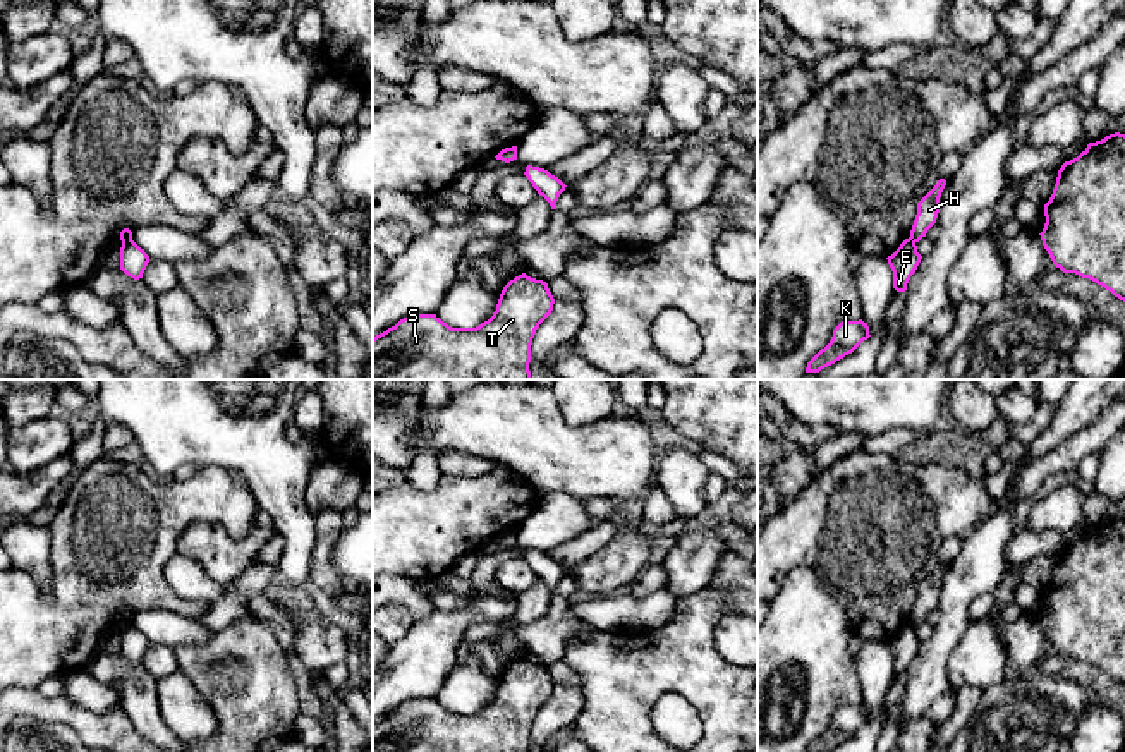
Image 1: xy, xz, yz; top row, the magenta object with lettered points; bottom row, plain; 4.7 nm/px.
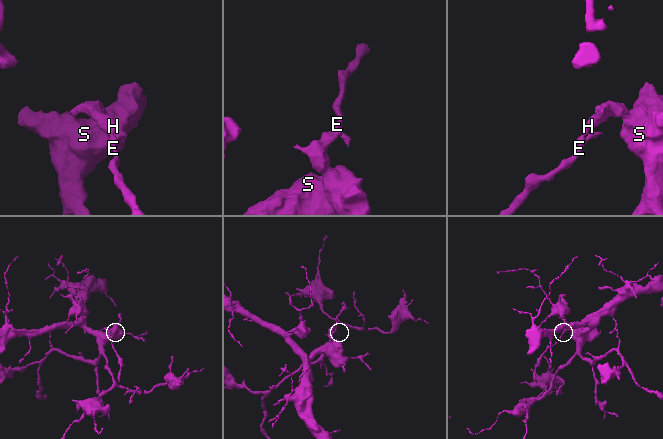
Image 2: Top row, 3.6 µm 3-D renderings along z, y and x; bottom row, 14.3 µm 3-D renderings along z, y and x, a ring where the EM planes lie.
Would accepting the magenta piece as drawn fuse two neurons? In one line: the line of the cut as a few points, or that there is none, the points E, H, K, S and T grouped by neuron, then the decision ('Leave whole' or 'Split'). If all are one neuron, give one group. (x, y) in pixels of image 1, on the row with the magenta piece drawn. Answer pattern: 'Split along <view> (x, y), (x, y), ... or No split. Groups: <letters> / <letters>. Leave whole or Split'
Split along yz (909, 237), (914, 242). Groups: E K / H S T. Split

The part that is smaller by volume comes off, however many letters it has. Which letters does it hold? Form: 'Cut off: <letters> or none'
Cut off: E, K

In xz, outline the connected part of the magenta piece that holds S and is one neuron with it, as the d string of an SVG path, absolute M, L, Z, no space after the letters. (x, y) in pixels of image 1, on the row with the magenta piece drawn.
M522 273L503 287L493 316L476 328L452 328L436 314L404 318L373 338L373 379L531 379L532 338L553 304L548 283Z

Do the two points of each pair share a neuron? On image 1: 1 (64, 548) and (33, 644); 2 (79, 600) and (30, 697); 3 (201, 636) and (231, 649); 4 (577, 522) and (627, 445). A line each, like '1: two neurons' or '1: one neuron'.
1: one neuron
2: two neurons
3: two neurons
4: two neurons

